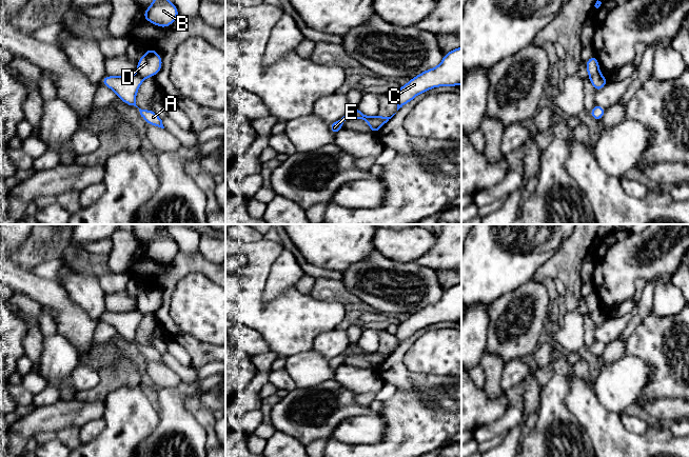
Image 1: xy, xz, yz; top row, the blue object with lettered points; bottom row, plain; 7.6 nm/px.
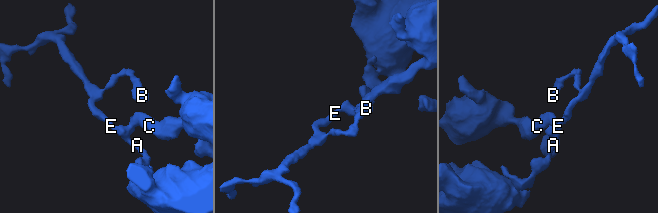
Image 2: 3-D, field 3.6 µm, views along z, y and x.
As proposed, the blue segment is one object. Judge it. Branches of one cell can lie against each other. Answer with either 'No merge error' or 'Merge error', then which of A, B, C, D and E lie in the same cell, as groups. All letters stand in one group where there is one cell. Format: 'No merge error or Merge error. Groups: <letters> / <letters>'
Merge error. Groups: A B E / C D

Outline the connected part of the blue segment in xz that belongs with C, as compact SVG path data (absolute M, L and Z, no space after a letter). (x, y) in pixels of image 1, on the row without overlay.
M461 282L445 290L439 301L427 305L398 324L397 346L422 330L437 322L461 321Z

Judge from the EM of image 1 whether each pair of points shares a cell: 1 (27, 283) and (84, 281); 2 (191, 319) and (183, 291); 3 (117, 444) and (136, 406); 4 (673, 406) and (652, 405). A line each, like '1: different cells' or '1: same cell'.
1: different cells
2: same cell
3: same cell
4: same cell

